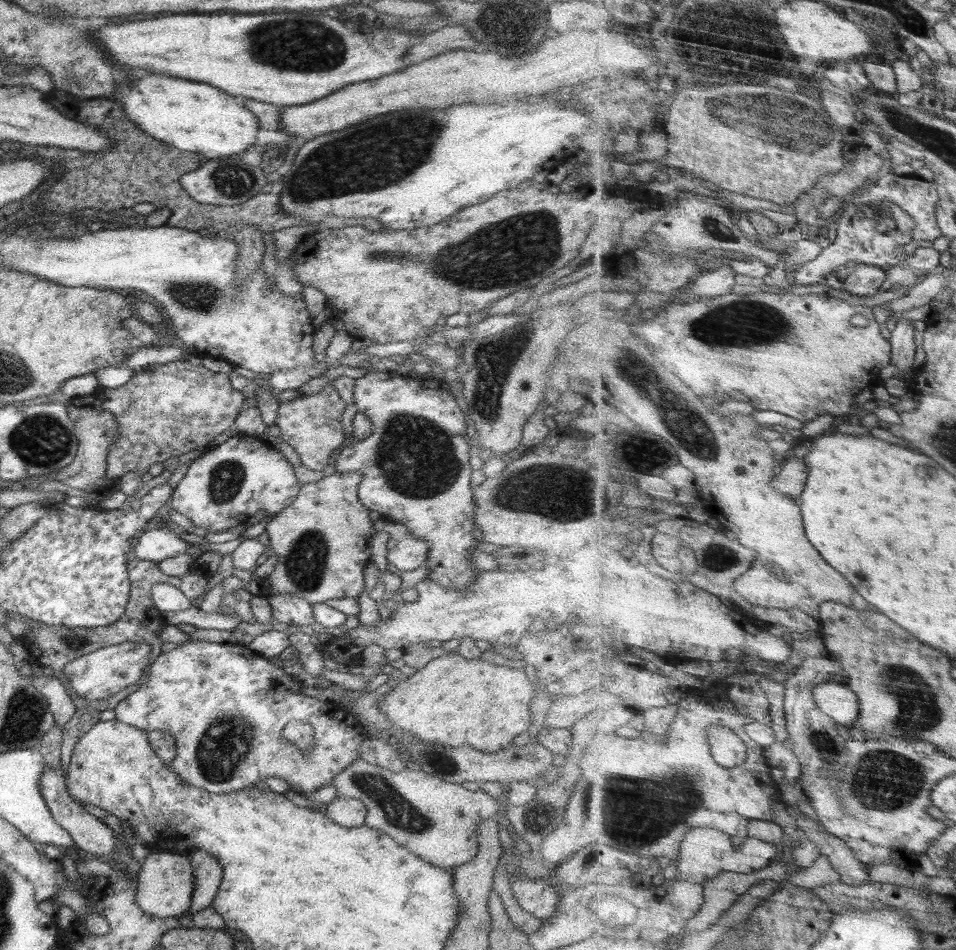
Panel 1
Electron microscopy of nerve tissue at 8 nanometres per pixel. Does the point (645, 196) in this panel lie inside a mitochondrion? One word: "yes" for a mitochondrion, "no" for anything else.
no

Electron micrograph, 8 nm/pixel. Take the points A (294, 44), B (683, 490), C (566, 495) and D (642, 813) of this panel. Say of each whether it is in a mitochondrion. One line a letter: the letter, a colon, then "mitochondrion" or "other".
A: mitochondrion
B: other
C: mitochondrion
D: mitochondrion

